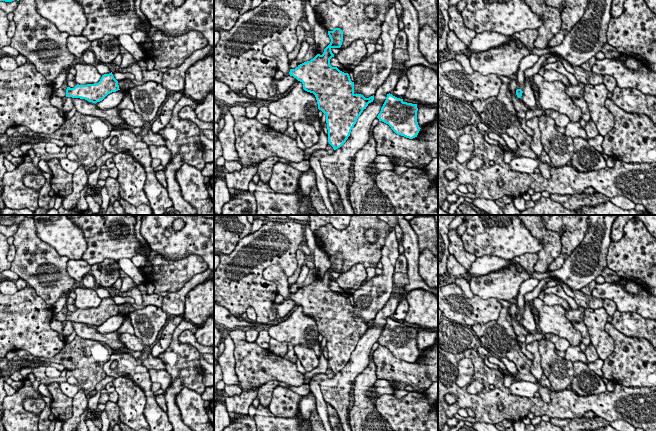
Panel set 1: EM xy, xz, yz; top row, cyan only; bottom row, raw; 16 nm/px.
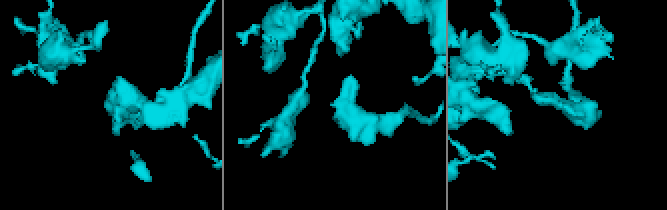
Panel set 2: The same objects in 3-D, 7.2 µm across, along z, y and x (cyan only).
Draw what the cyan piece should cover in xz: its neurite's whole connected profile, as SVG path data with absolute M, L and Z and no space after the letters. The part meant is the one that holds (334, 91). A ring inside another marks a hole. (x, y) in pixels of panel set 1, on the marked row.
M335 28L328 31L328 35L331 42L323 54L317 54L295 69L289 67L288 53L280 42L270 41L263 47L263 53L276 59L279 71L289 73L303 84L305 91L315 95L318 109L326 115L328 142L336 150L346 142L358 117L373 102L374 95L365 98L355 94L349 74L330 65L330 59L334 57L331 49L341 47L343 31Z

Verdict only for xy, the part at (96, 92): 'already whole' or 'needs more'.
needs more

